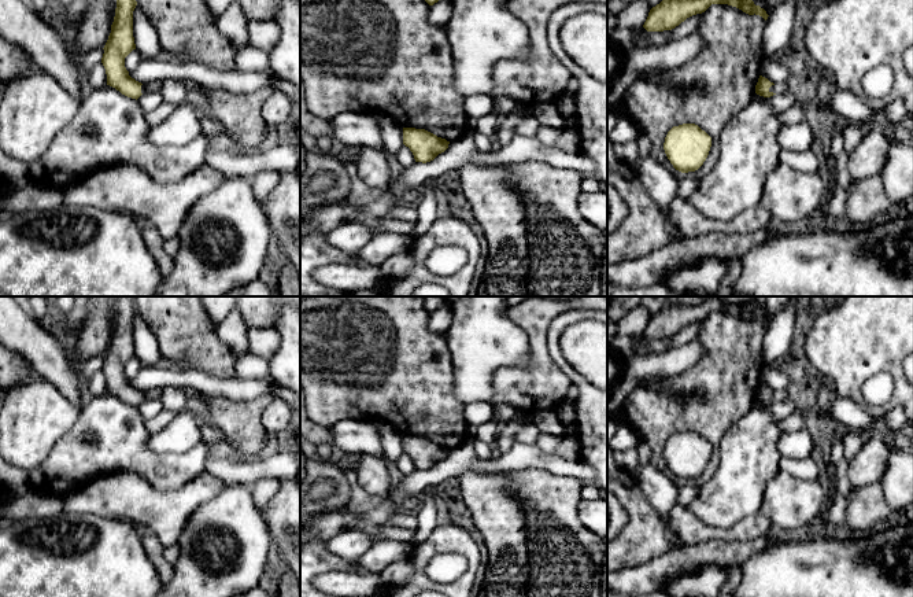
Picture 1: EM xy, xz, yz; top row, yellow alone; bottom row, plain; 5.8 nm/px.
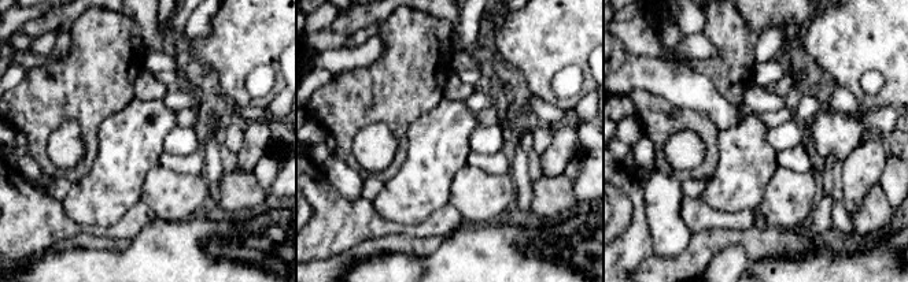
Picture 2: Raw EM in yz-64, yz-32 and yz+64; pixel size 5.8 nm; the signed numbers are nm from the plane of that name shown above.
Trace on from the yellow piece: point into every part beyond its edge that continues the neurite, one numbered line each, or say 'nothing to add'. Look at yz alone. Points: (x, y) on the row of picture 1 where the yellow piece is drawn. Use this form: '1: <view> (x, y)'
1: yz (779, 88)

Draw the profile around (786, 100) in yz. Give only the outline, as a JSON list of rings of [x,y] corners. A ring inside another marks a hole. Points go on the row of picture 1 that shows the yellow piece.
[[[788,91],[781,93],[781,95],[773,95],[770,97],[764,97],[755,93],[755,97],[759,102],[766,103],[768,106],[770,106],[775,111],[777,111],[779,114],[794,107],[798,106],[801,102]]]

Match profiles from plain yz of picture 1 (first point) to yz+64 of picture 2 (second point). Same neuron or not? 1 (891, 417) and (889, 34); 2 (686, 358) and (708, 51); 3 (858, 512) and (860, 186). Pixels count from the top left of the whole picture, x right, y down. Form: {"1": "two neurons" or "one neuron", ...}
{"1": "two neurons", "2": "one neuron", "3": "two neurons"}

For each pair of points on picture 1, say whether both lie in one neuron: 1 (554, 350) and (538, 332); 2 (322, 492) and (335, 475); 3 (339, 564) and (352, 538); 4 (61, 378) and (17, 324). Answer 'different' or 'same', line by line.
1: different
2: different
3: different
4: same

